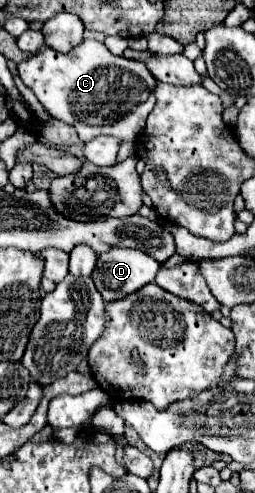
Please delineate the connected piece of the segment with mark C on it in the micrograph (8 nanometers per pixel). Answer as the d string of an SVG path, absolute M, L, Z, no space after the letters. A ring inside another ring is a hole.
M83 40L67 54L45 48L37 56L19 62L19 76L53 118L75 124L83 142L101 134L115 136L121 142L133 142L143 134L145 120L155 106L157 80L149 74L143 62L115 56L97 40ZM123 88L131 88L125 90L125 94L139 94L139 102L133 104L129 96L121 96L121 104L115 102L115 94L121 94Z

